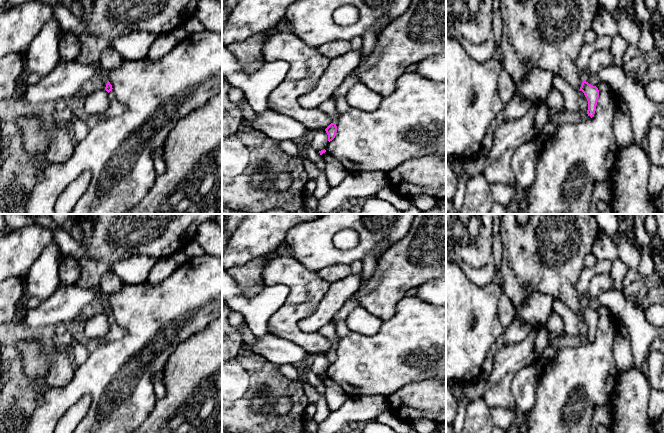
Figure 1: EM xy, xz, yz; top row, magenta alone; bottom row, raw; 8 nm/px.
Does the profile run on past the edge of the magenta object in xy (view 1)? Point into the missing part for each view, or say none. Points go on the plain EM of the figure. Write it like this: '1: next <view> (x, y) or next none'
1: next none

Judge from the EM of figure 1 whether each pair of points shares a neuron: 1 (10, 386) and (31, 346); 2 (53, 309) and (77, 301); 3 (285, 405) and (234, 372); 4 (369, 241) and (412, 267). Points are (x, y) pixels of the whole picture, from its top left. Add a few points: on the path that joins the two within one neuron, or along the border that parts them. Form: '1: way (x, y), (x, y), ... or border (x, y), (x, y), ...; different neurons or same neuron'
1: border (18, 341), (16, 346), (21, 368), (36, 382); different neurons
2: way (59, 308), (68, 301), (71, 301); same neuron
3: border (292, 399), (292, 405), (286, 413), (266, 416); different neurons
4: border (406, 233), (388, 248); different neurons

